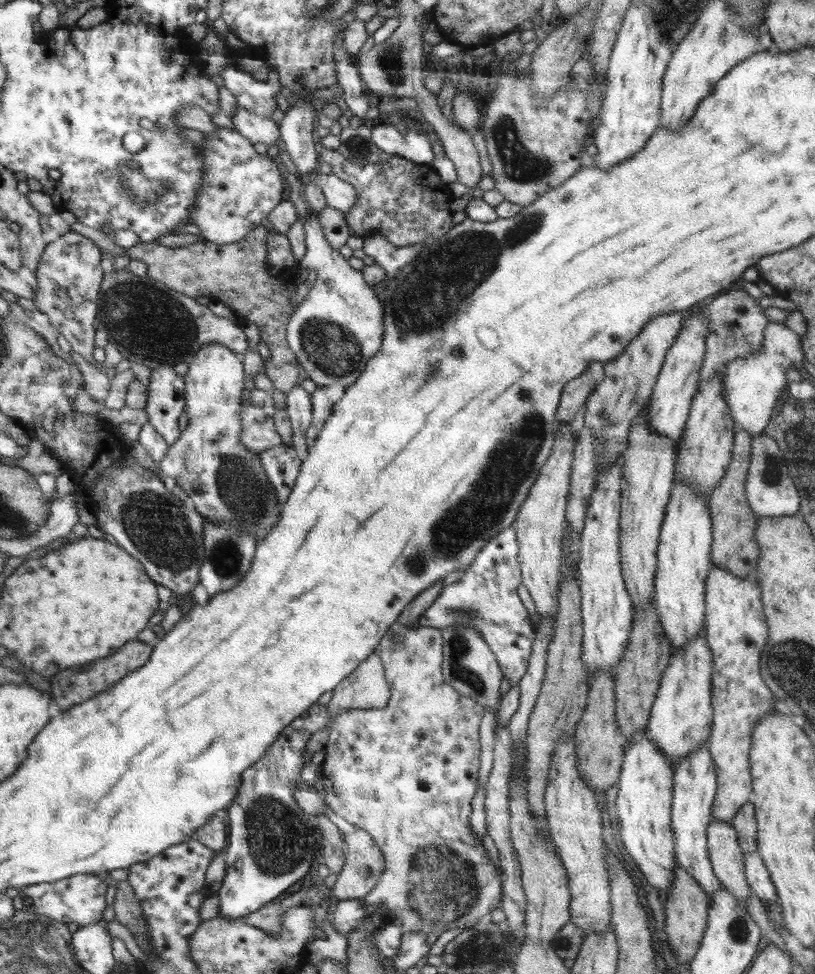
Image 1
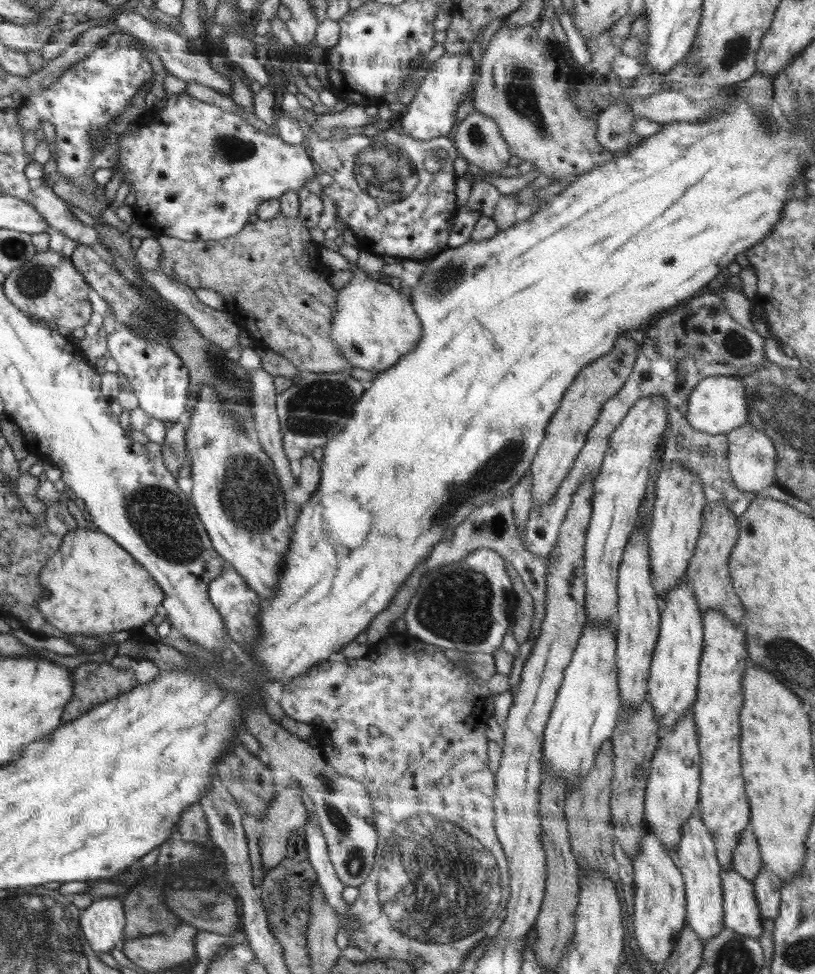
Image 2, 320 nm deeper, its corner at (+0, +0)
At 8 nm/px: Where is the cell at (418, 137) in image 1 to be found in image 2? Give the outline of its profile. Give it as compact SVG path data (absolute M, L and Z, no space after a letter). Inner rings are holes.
M445 53L434 61L432 69L422 80L412 102L407 105L406 114L399 115L399 130L418 140L430 140L440 136L449 136L458 124L456 115L460 103L464 101L474 76L474 60L468 53L451 55Z

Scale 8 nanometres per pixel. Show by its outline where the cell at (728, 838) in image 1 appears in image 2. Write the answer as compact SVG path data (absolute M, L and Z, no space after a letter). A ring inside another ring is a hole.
M735 869L720 873L723 888L723 926L738 934L758 938L762 934L763 919L752 882Z

